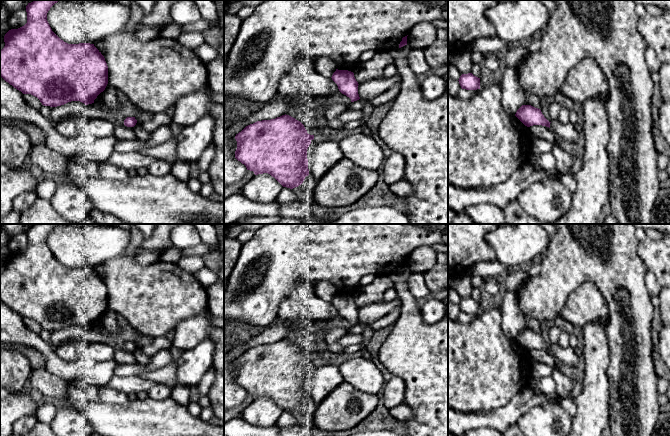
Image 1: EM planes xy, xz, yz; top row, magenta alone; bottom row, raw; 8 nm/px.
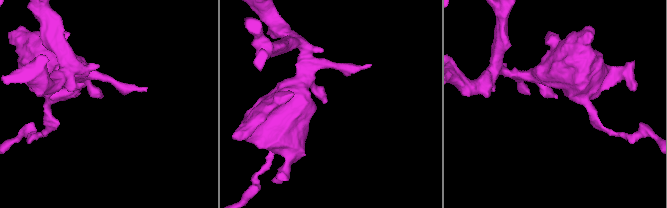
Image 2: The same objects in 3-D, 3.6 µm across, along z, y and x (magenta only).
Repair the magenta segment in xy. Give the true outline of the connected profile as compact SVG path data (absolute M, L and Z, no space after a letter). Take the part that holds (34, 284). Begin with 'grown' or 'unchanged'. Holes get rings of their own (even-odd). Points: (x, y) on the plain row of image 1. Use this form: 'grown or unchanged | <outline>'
unchanged | M34 224L28 227L27 247L18 253L9 254L4 260L5 270L0 275L0 300L23 318L37 321L44 330L57 331L71 325L92 328L108 308L107 287L94 268L68 268L52 255L47 237L57 226L58 224Z

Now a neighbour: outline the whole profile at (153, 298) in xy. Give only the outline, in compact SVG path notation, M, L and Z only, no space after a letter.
M124 253L102 263L104 282L108 290L108 308L124 319L138 333L156 338L173 332L177 324L185 319L203 315L208 311L208 295L206 289L195 275L183 270L176 263L158 262L150 265L137 263L134 257Z

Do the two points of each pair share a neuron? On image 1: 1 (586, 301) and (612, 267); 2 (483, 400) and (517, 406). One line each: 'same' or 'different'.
1: different
2: different

